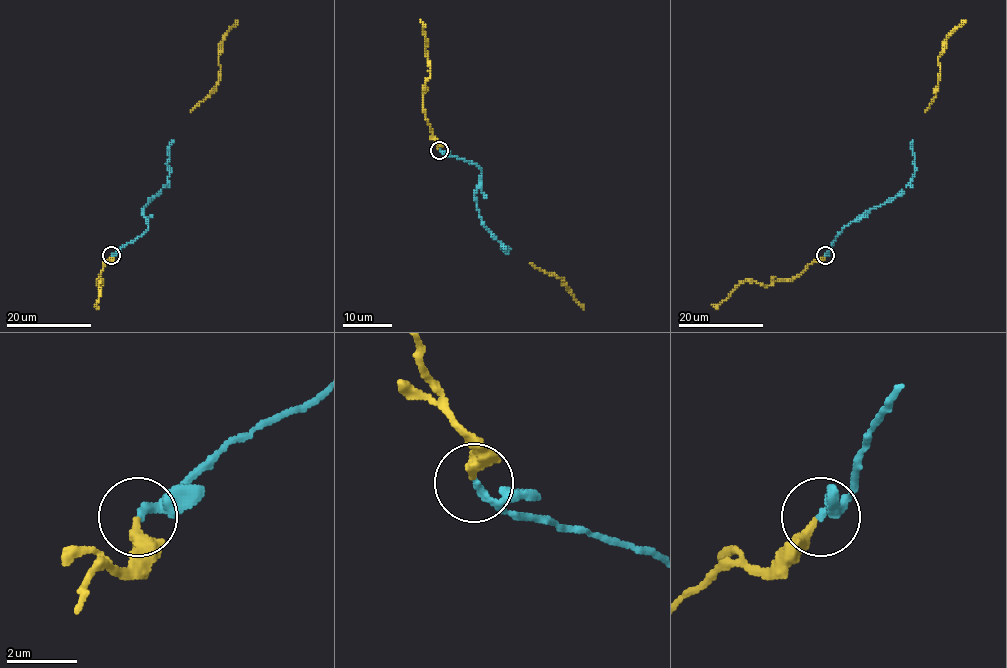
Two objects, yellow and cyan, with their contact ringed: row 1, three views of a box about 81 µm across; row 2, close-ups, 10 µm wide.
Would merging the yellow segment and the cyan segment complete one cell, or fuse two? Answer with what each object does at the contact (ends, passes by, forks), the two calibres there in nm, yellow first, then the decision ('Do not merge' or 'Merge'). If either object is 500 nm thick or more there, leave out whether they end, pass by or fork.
At the ring yellow ends. At the ring cyan passes by. Thickness 320 nm (yellow) against 130 nm. Merge

